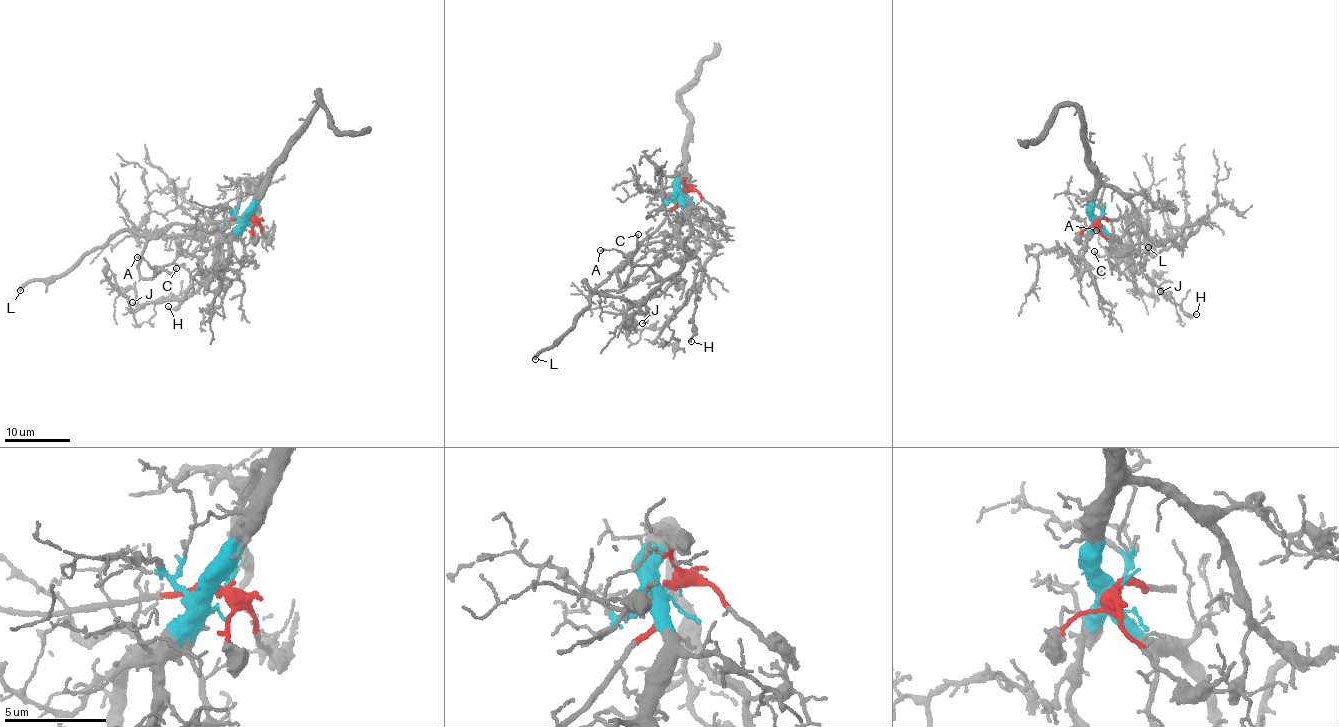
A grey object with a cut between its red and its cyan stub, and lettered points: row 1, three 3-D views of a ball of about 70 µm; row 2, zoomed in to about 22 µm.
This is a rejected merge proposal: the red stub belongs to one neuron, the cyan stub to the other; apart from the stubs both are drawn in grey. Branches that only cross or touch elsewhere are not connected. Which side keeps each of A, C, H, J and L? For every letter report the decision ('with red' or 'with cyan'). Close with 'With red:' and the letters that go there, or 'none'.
A: with red
C: with red
H: with cyan
J: with cyan
L: with red
With red: A, C, L

